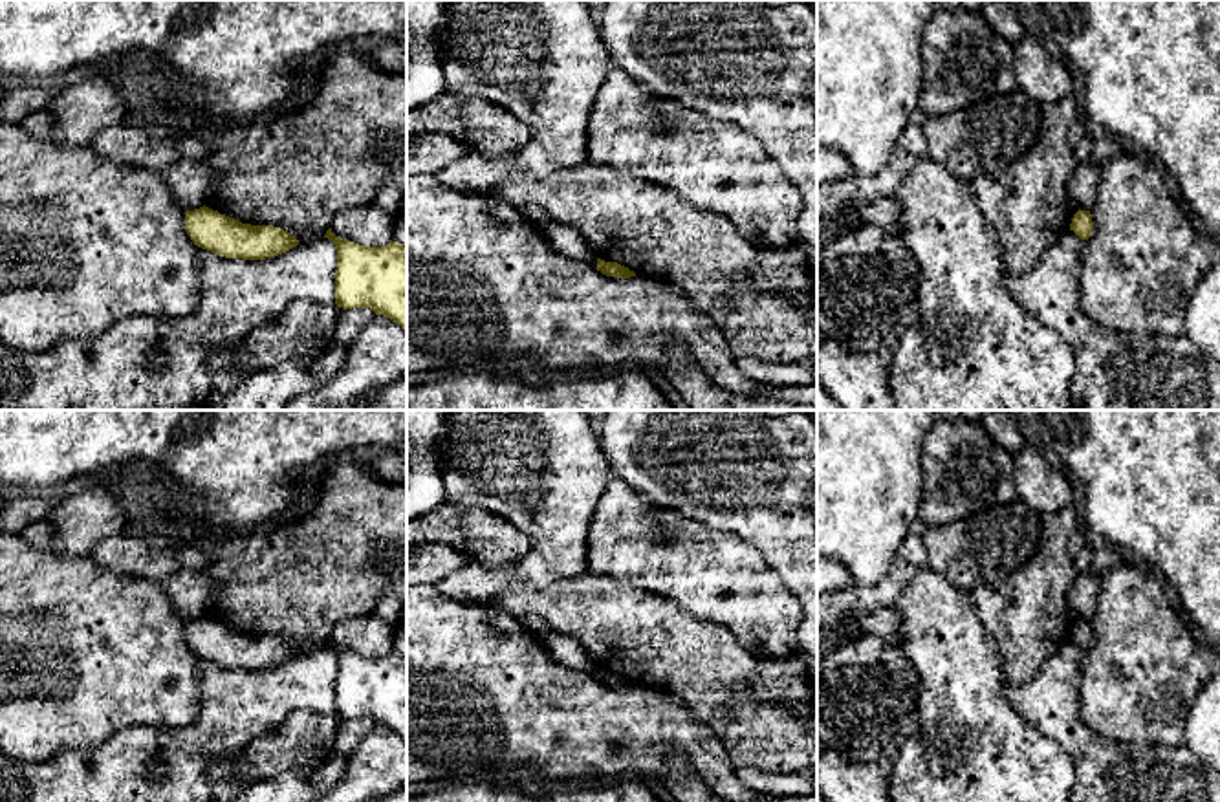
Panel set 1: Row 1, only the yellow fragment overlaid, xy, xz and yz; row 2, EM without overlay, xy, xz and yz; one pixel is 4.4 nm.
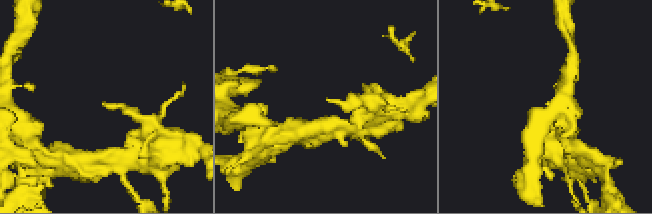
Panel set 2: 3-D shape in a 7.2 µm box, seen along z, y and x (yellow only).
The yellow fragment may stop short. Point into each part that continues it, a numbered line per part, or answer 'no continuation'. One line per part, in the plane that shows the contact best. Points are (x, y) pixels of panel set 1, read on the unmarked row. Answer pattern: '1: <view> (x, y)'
no continuation

